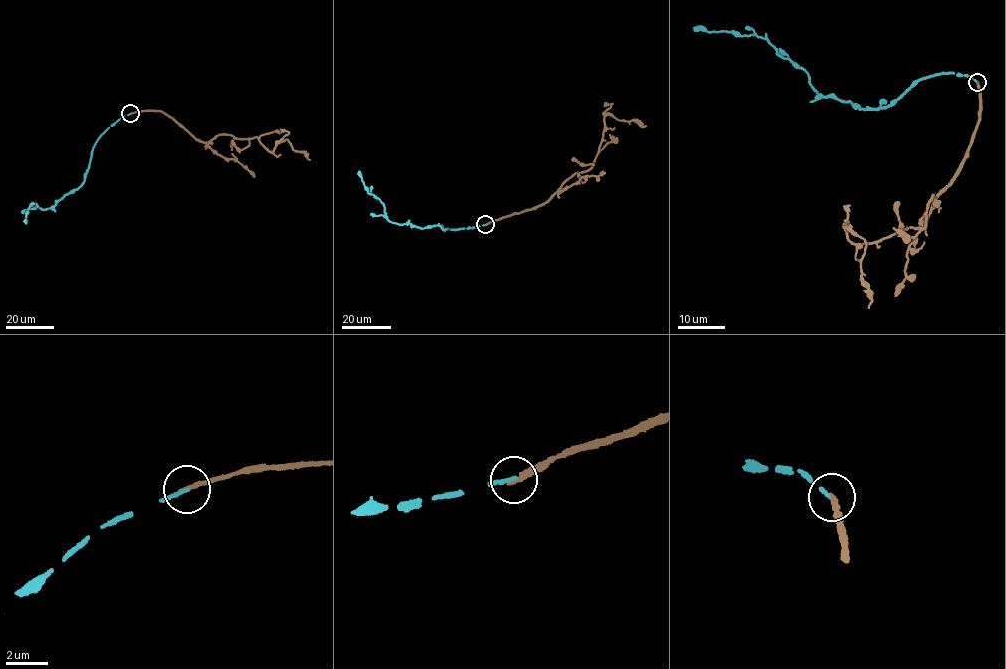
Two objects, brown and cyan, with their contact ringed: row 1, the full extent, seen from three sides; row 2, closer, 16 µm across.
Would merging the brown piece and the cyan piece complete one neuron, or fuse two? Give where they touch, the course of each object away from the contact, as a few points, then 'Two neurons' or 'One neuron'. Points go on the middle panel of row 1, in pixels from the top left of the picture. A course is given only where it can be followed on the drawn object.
Place: (485, 224). Course of brown: (486, 224), (548, 200), (569, 178), (589, 170), (601, 144), (606, 114), (645, 126). Course of cyan: (486, 224), (445, 230), (437, 225), (421, 228), (390, 222), (381, 201), (368, 193), (358, 171). Two neurons

